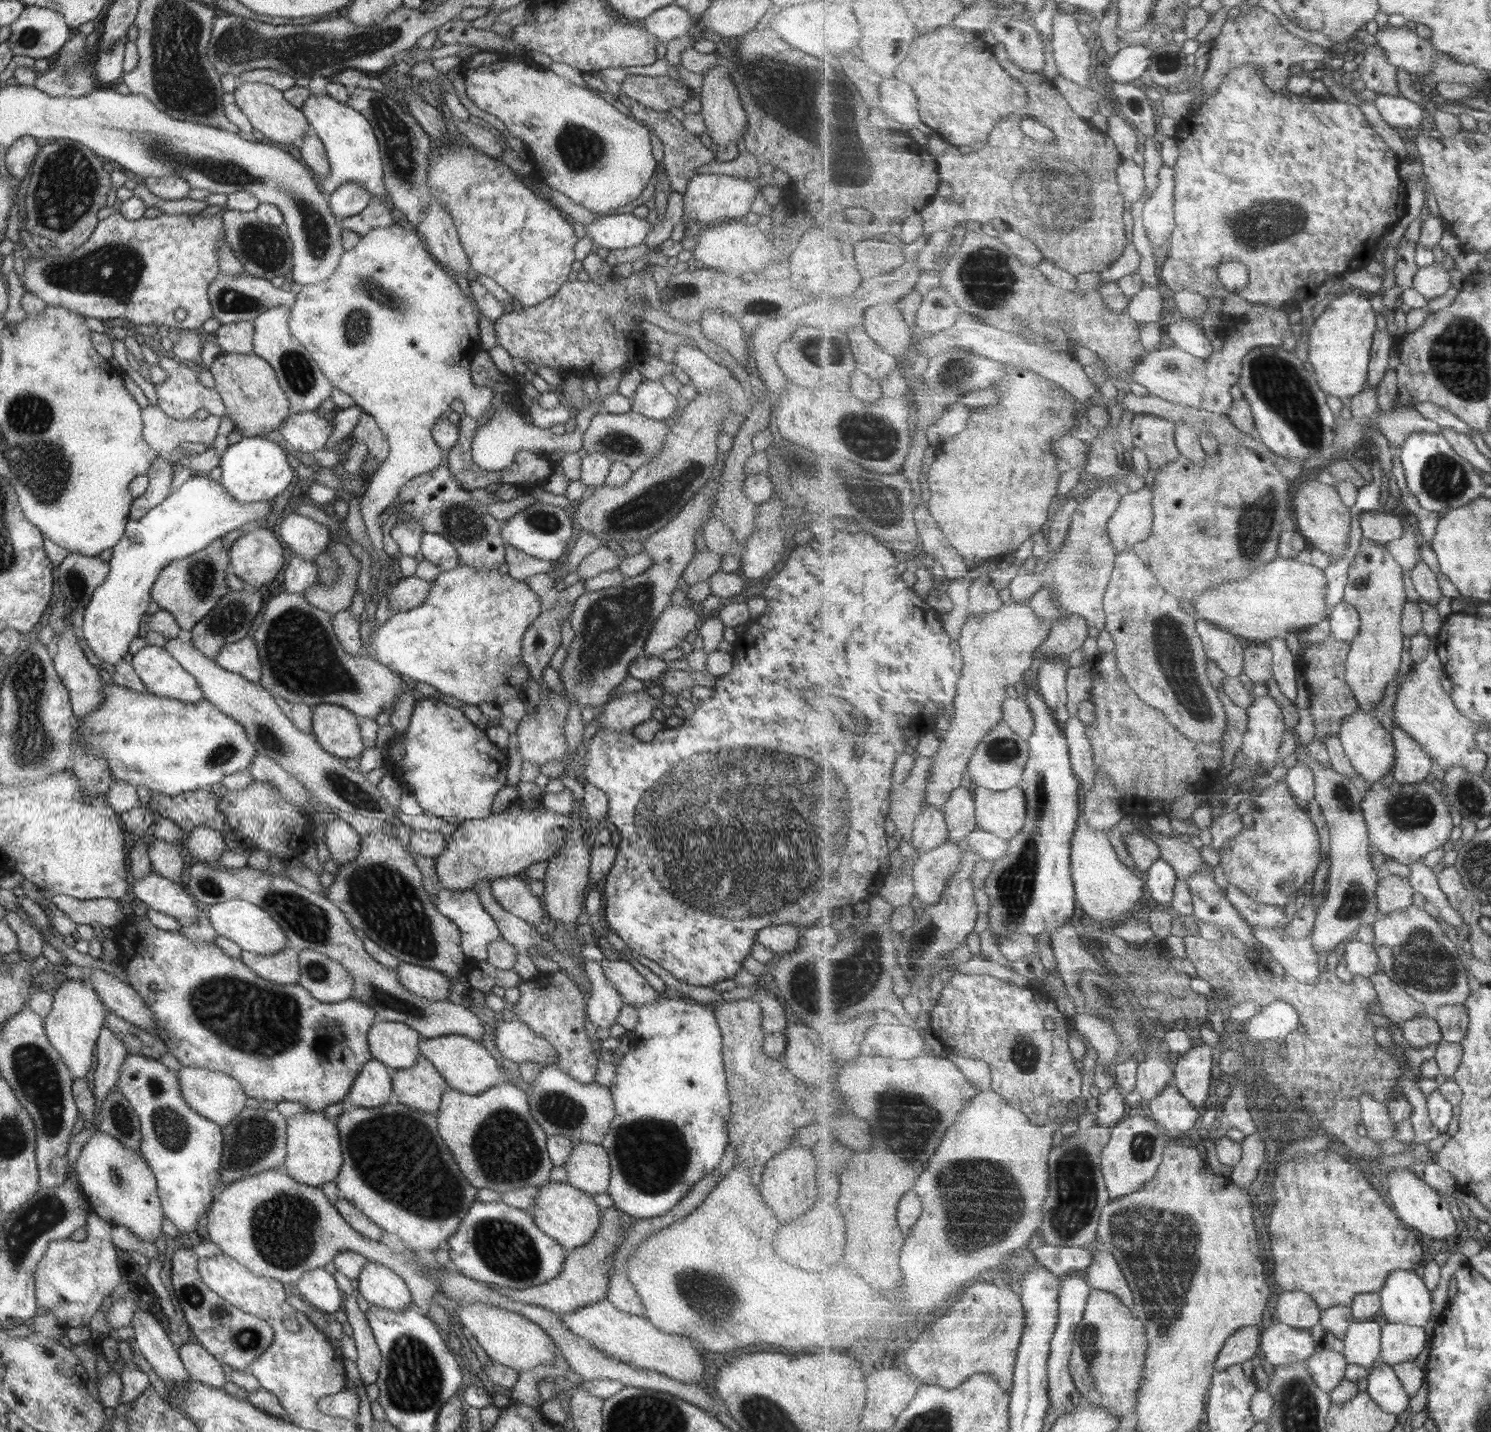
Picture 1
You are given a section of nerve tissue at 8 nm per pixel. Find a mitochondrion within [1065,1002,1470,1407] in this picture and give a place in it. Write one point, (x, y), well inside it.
(1161, 1246)

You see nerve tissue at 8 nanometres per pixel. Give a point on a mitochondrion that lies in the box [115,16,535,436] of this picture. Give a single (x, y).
(303, 53)

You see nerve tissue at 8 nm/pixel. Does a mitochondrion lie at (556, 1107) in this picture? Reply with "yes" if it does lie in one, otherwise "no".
yes

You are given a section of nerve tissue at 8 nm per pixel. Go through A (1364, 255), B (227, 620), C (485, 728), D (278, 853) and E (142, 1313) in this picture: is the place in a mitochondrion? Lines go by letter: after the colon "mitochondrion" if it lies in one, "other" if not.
A: other
B: mitochondrion
C: other
D: other
E: other

